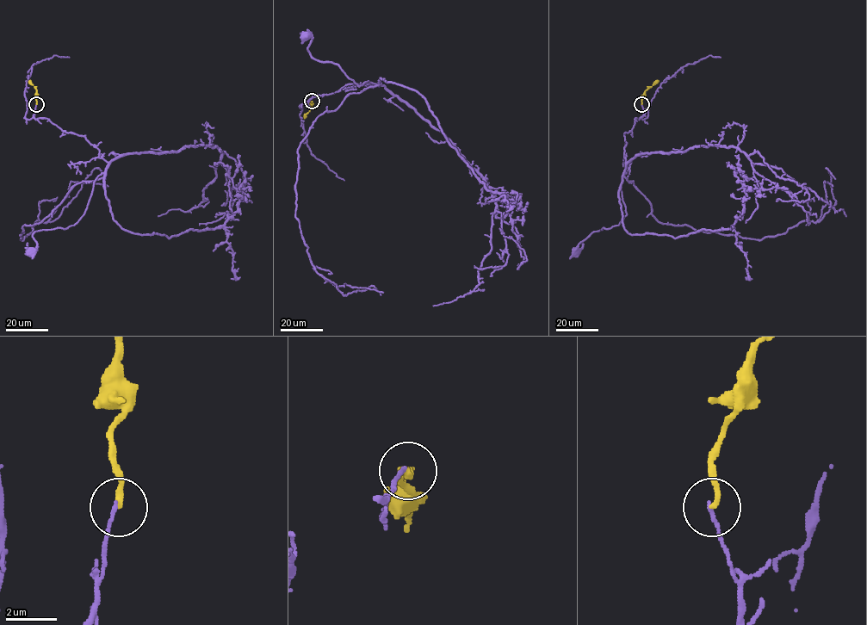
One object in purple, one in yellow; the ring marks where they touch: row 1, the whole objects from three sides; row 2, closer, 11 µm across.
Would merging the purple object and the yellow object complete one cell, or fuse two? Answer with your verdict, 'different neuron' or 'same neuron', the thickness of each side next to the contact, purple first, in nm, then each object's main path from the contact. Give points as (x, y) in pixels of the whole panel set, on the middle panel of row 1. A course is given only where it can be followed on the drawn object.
different neuron | 120/200 nm | purple via (312, 101), (349, 84), (383, 85), (359, 86), (336, 64), (317, 61), (305, 35) | yellow via (312, 102), (304, 118)

